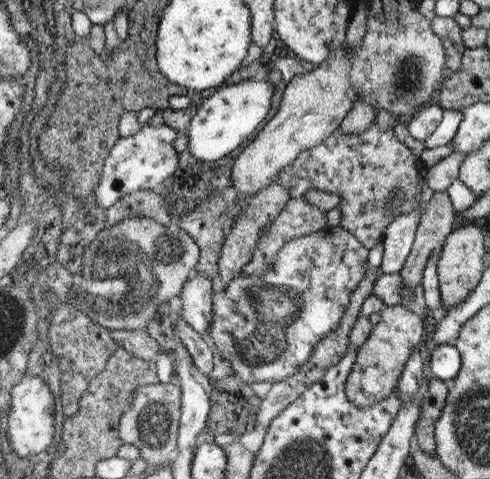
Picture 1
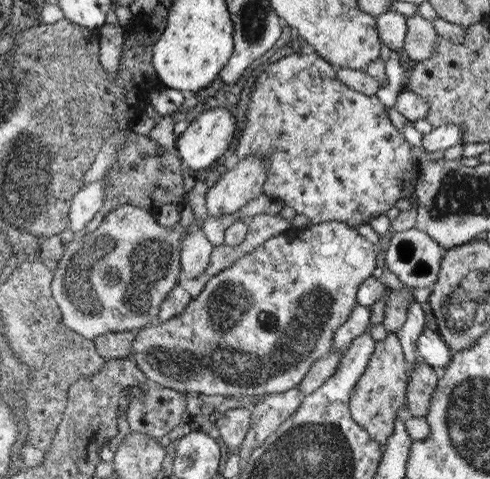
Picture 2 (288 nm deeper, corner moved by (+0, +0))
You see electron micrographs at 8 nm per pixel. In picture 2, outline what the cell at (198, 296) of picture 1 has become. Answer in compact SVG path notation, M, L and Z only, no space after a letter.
M191 230L189 236L183 238L181 242L181 252L179 252L179 260L181 260L181 274L185 278L201 278L201 274L207 270L209 266L209 258L211 258L213 246L205 240L203 232Z

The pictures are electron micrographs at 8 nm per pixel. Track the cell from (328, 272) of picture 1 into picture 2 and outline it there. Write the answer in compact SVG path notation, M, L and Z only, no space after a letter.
M325 222L315 226L311 224L311 228L295 232L289 238L269 238L255 252L245 254L213 276L203 290L193 296L181 316L171 318L165 324L149 324L135 330L133 358L137 368L159 388L185 394L249 394L263 398L297 388L301 380L309 376L309 368L335 350L333 340L337 330L349 320L357 306L357 290L371 278L371 270L375 268L375 256L371 256L375 248L365 244L365 240L353 238L349 254L349 228L351 226L345 226L345 222Z

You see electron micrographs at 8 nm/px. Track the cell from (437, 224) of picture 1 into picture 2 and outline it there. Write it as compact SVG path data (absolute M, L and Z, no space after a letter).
M401 286L399 290L391 290L389 294L385 294L385 320L383 326L387 332L397 332L405 320L407 320L407 310L413 302L417 302L413 298L413 288L409 286Z

